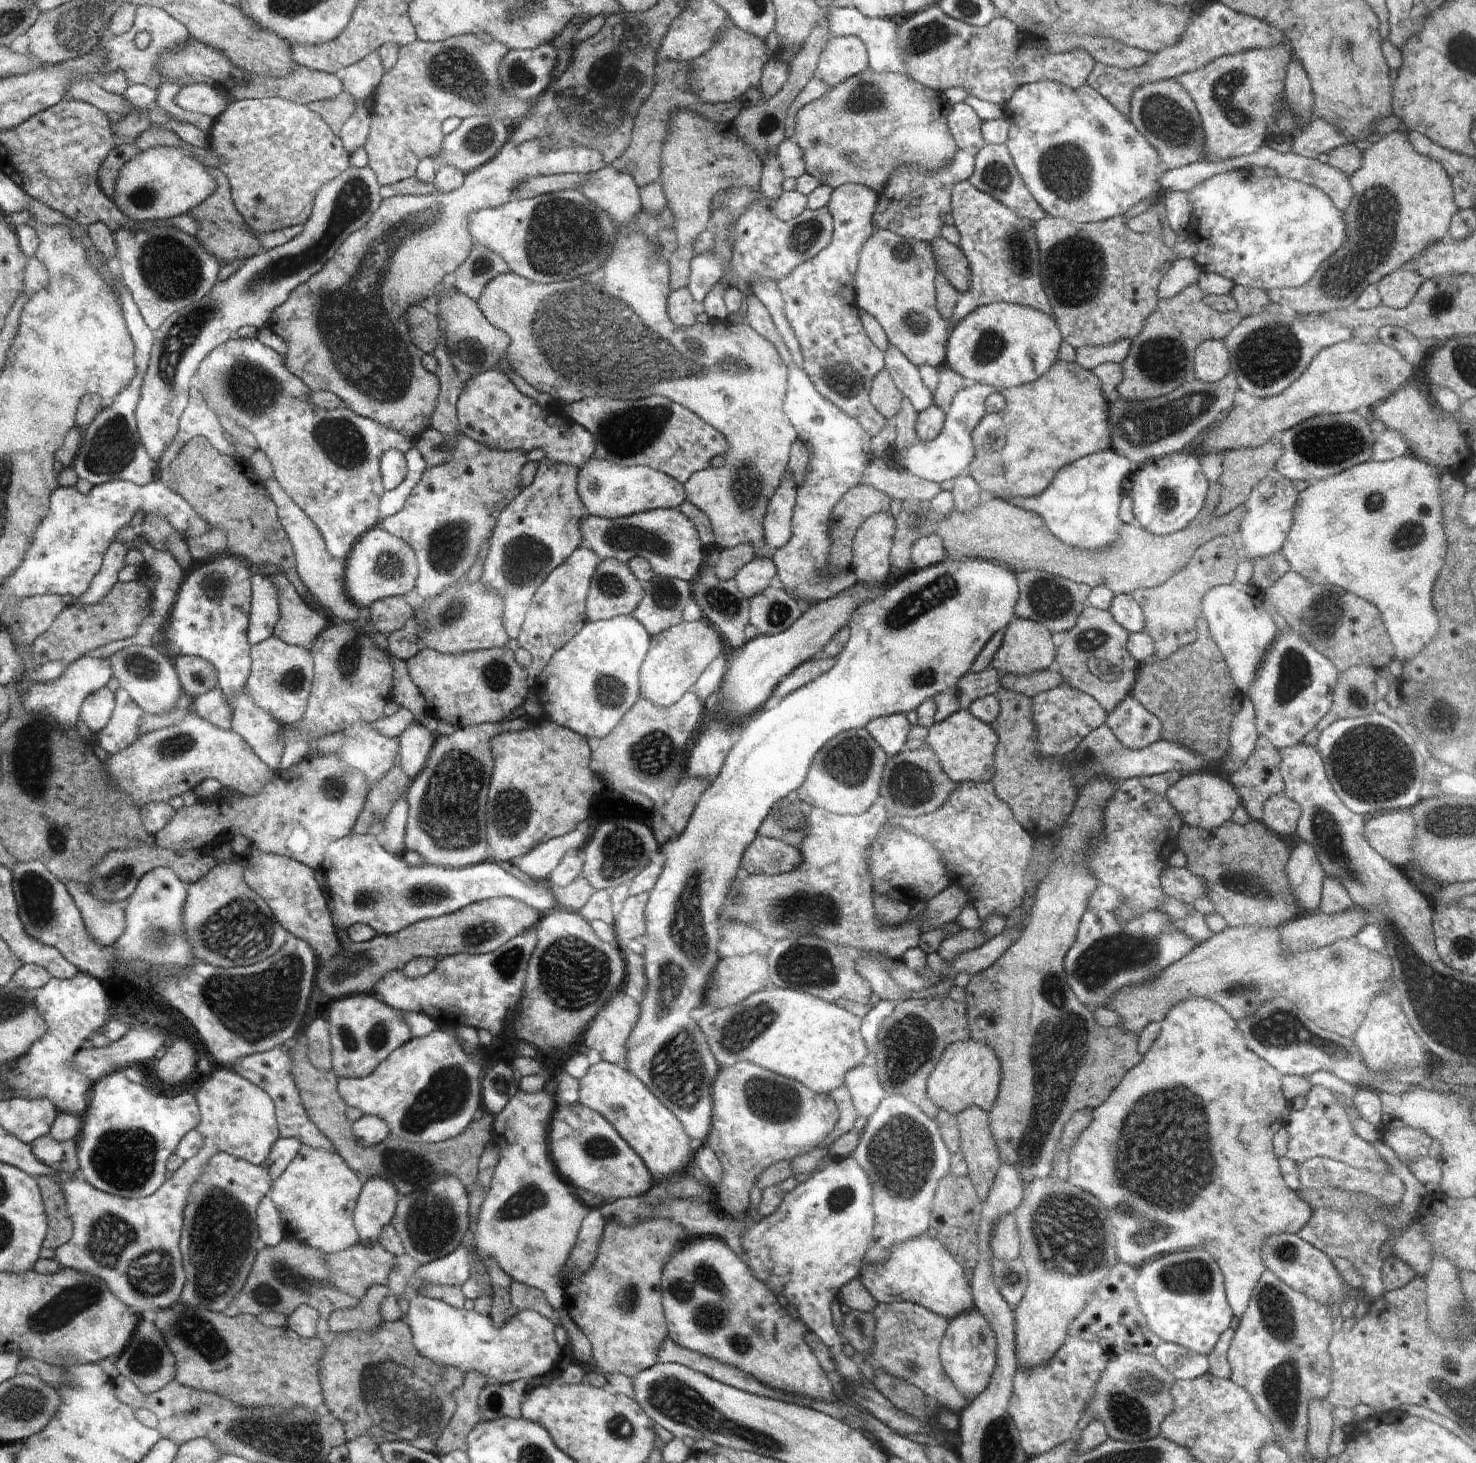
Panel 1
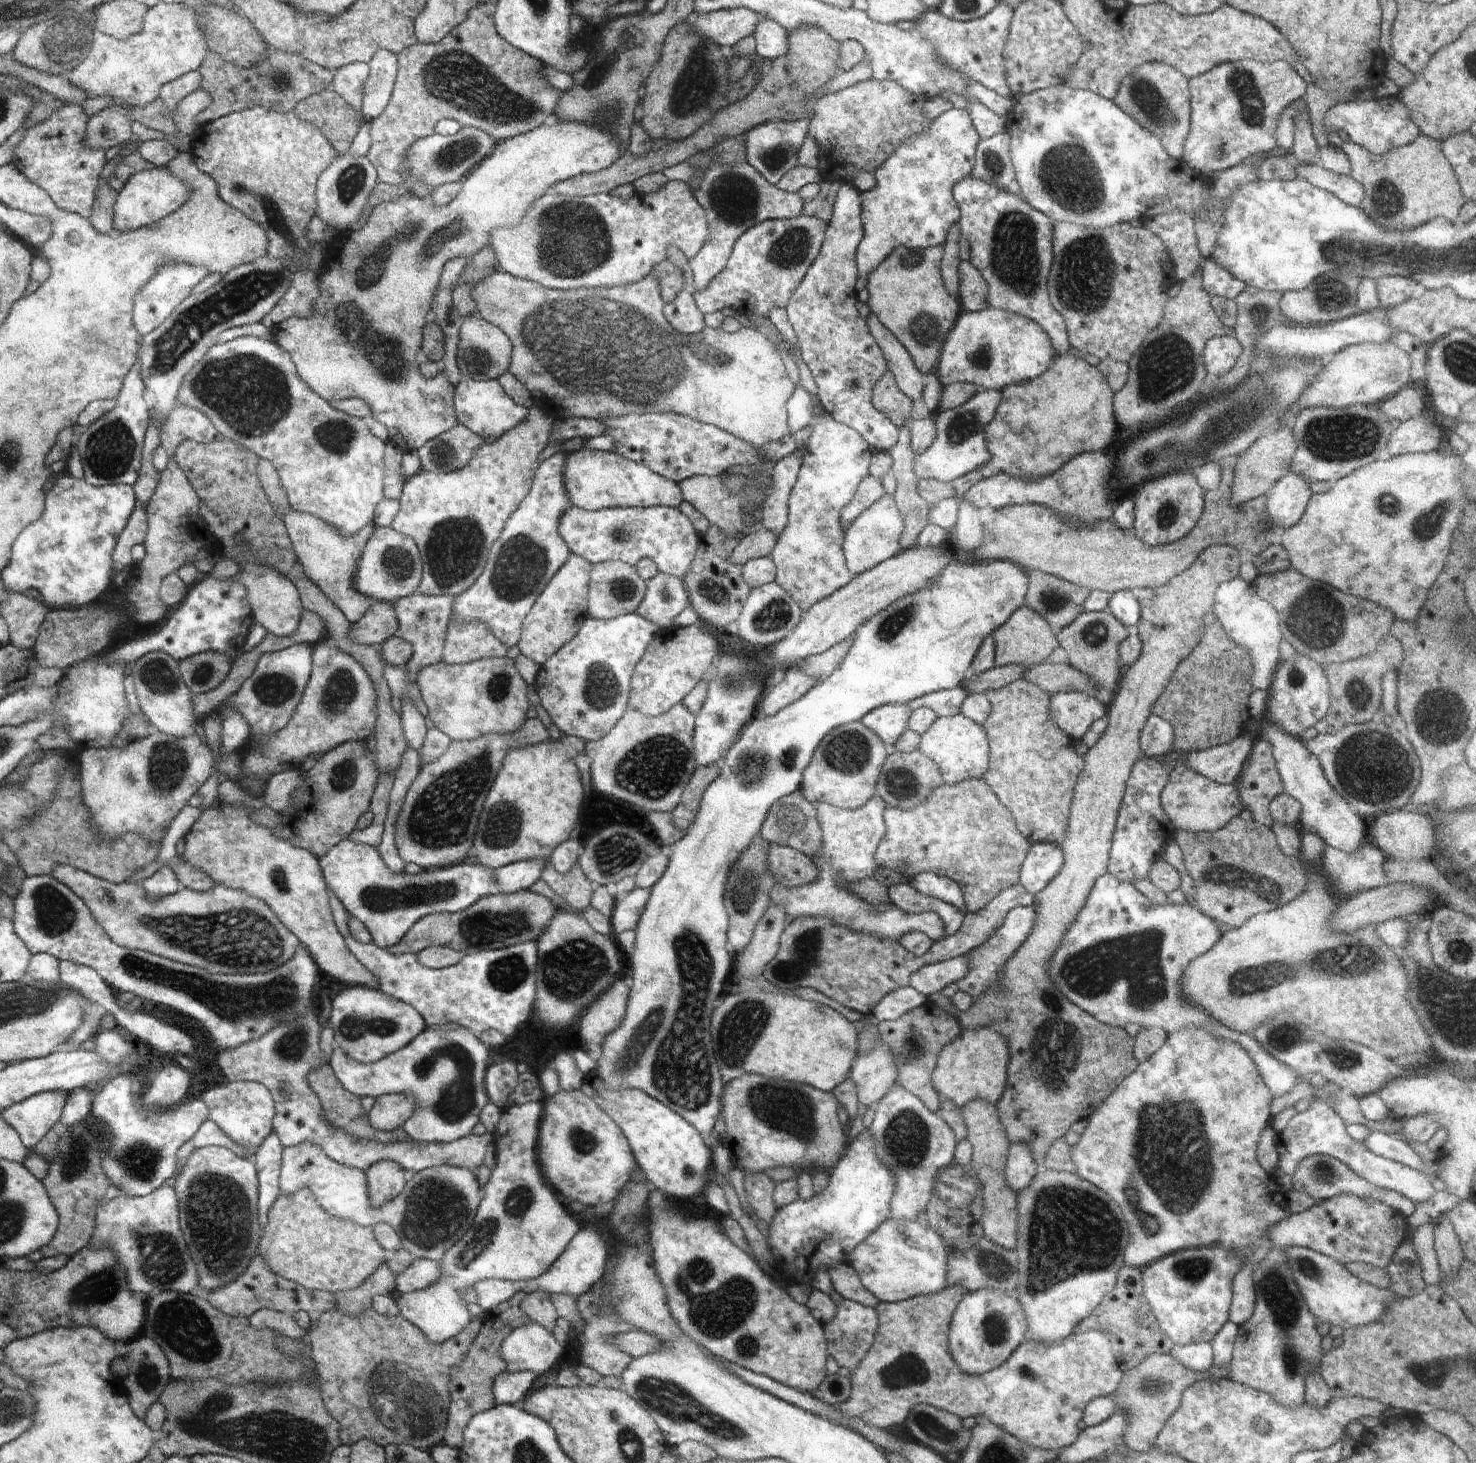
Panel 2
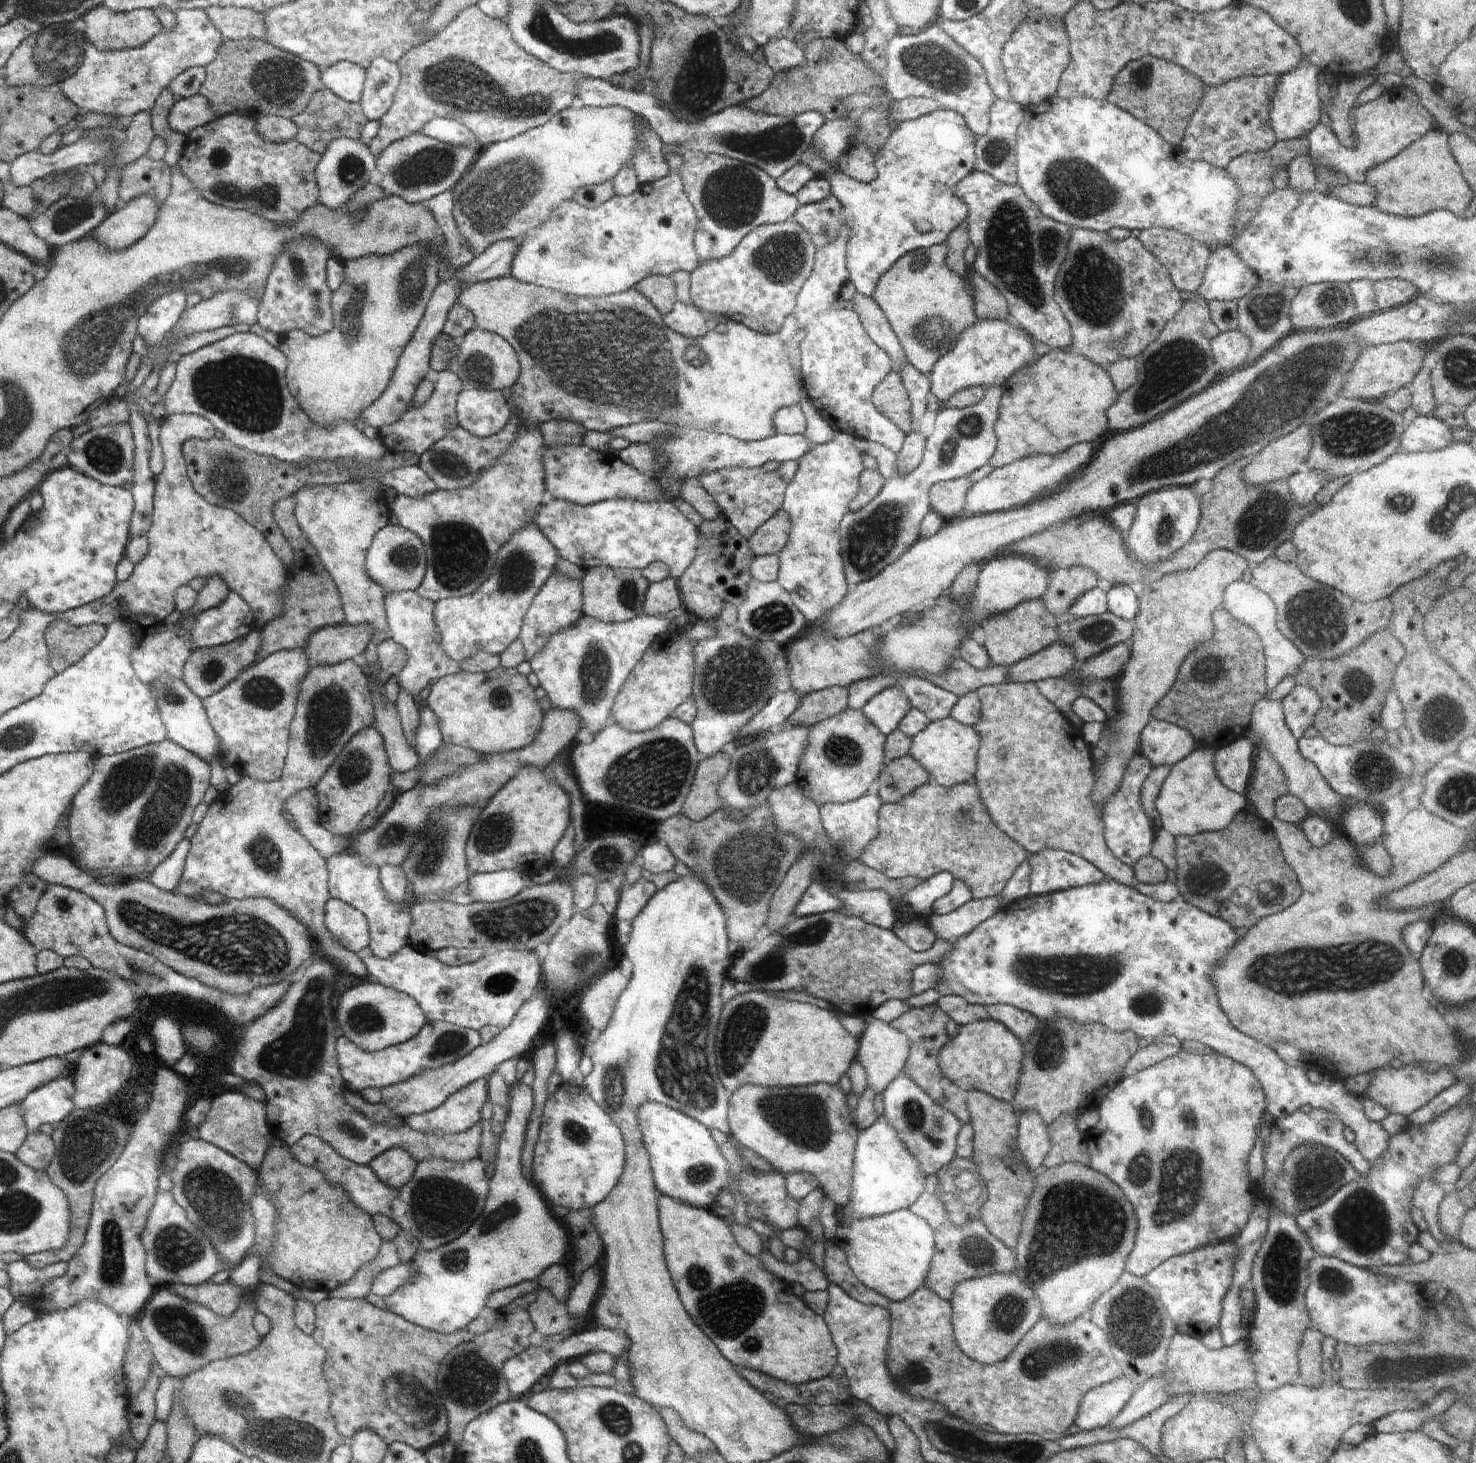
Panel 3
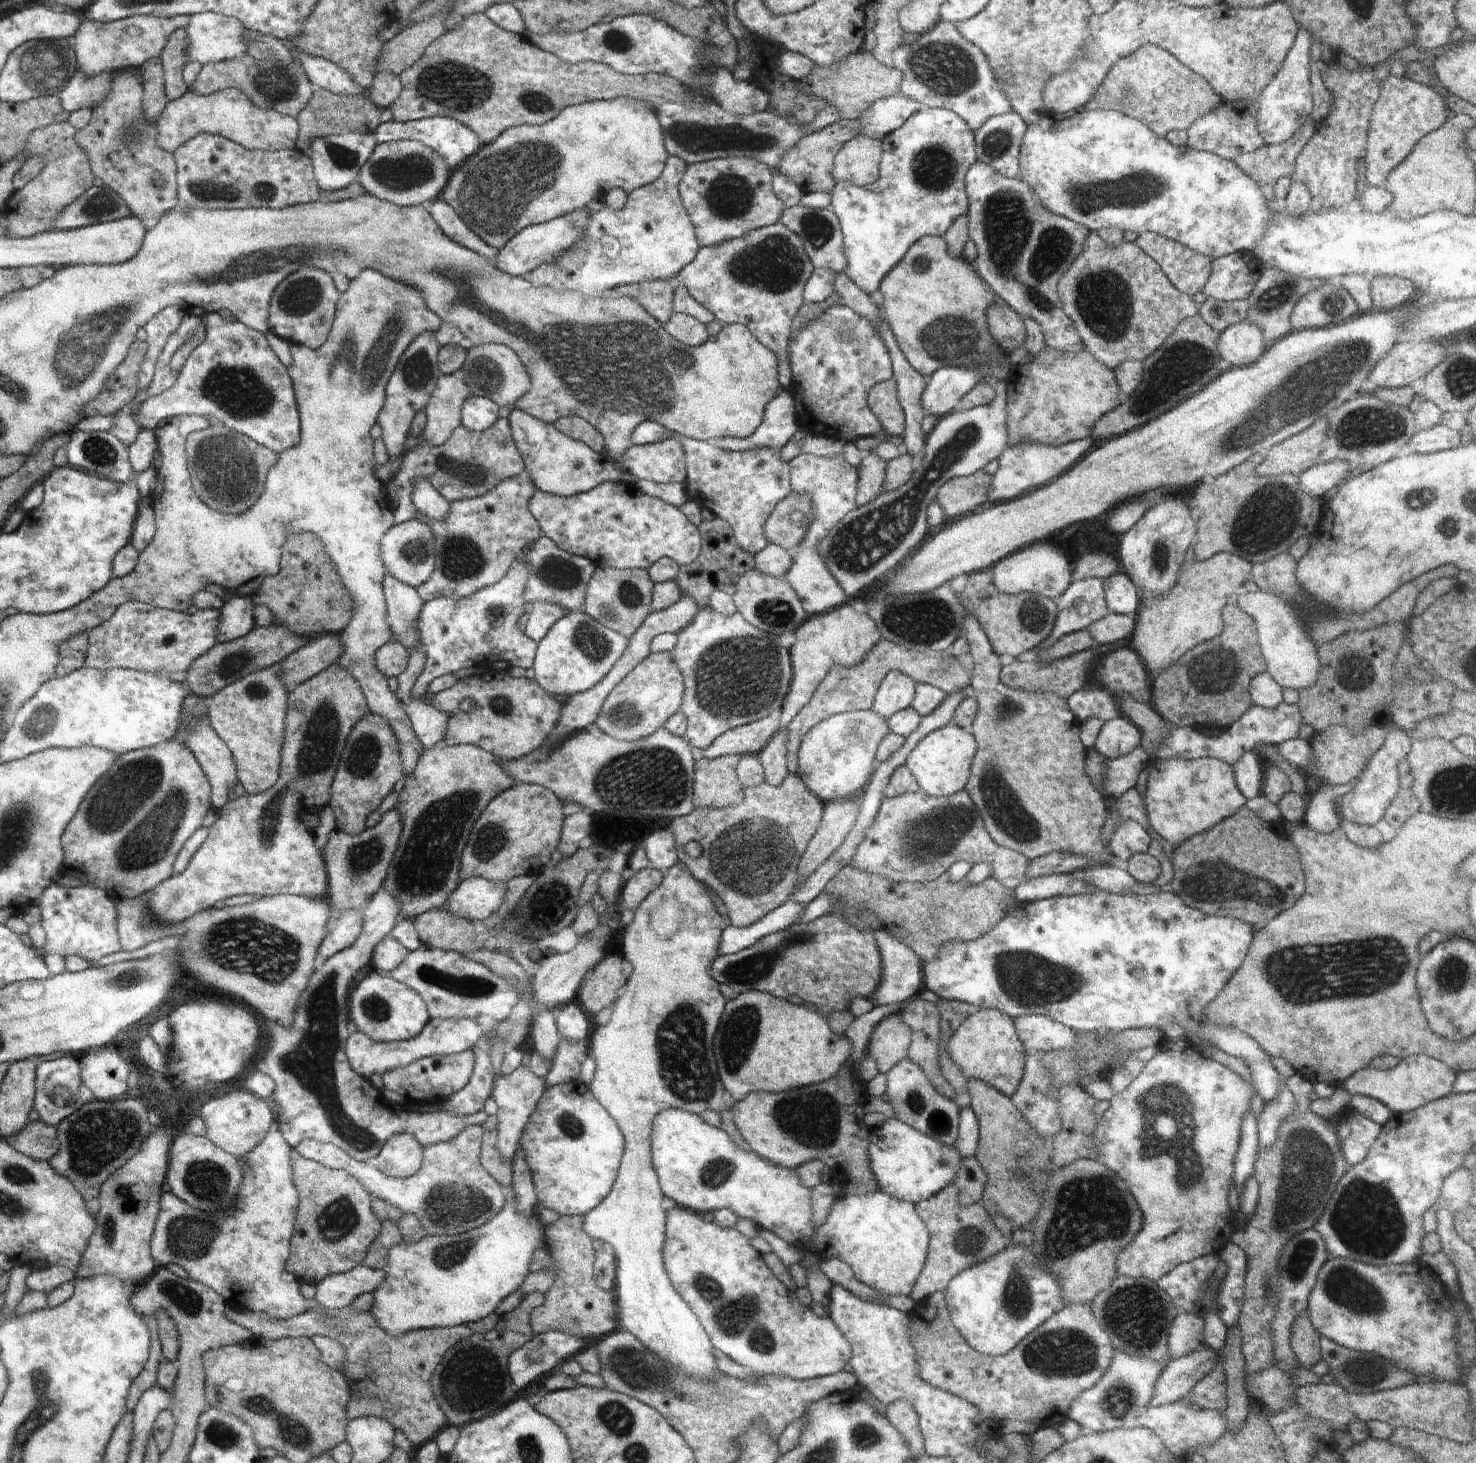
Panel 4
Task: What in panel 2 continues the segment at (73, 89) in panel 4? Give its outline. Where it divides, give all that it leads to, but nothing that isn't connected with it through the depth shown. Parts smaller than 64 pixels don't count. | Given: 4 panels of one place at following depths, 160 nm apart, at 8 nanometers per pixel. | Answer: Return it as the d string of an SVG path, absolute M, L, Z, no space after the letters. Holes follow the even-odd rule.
M162 3L150 7L143 20L143 31L133 37L118 40L104 33L93 33L92 48L86 58L72 70L62 73L74 86L80 87L96 96L112 96L109 106L124 105L125 107L145 107L159 97L162 85L177 79L190 71L198 71L209 51L204 27L199 23L200 14L184 3Z

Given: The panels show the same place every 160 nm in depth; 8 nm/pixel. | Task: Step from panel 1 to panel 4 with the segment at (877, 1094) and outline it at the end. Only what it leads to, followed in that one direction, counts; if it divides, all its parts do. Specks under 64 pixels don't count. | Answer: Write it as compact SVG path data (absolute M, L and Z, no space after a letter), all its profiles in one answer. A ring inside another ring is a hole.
M897 1014L886 1015L874 1027L867 1048L880 1073L886 1074L898 1061L908 1057L911 1034L912 1029Z

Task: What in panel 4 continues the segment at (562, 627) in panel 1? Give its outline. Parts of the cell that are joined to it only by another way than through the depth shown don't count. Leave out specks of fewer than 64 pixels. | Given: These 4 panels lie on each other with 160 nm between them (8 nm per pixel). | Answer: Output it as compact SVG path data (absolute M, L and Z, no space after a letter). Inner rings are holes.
M546 601L532 603L528 609L530 617L524 628L524 632L528 638L531 638L537 644L546 636L550 627L568 612L561 606L547 603Z

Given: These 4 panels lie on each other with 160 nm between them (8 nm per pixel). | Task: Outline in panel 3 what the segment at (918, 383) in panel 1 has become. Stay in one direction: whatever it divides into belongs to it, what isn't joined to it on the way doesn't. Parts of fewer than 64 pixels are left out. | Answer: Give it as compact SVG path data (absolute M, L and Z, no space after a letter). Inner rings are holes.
M856 291L852 298L852 310L858 314L862 327L870 339L890 356L894 370L898 372L898 367L902 366L902 362L907 361L906 354L886 320L886 316L878 308L878 304L871 297L863 296Z

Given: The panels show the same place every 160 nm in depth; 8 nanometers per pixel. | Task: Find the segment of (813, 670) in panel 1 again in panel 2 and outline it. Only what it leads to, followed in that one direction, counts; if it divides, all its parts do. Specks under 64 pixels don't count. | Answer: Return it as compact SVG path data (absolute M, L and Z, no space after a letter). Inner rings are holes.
M790 666L782 680L774 680L773 686L766 691L758 702L758 715L762 717L774 716L779 710L786 708L805 695L818 680L807 675L802 668Z

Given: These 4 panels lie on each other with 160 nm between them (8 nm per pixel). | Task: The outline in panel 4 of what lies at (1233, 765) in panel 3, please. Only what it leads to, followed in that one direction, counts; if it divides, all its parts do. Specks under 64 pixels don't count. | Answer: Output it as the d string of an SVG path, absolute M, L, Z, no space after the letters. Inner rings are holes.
M1245 752L1232 767L1235 783L1240 792L1252 800L1261 794L1265 761L1258 758L1254 752Z

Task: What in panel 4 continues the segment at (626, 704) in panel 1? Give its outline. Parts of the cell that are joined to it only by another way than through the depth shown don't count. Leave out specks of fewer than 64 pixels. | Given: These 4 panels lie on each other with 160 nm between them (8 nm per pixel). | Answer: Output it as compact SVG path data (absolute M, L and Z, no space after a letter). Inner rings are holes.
M568 611L538 643L533 660L535 681L552 696L584 692L606 676L625 653L629 638L582 611Z

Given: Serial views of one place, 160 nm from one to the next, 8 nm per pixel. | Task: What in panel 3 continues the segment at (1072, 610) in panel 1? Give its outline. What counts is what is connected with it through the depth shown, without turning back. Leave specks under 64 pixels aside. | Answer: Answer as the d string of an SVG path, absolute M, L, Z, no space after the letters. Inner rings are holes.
M1086 568L1050 571L1046 590L1040 596L1040 602L1054 616L1069 612L1070 606L1082 597L1082 594L1093 590L1098 585L1098 578Z

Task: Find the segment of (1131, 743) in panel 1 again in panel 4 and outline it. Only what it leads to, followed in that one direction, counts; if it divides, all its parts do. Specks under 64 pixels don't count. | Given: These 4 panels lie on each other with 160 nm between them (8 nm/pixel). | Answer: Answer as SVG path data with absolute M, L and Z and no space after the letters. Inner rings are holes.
M1282 701L1272 710L1253 703L1232 726L1217 737L1207 737L1200 730L1192 727L1172 726L1165 744L1154 756L1156 760L1168 757L1182 757L1183 759L1199 759L1208 757L1218 759L1233 767L1237 760L1245 753L1254 750L1256 746L1276 744L1298 737L1298 730L1303 724L1303 718L1298 705L1291 705Z

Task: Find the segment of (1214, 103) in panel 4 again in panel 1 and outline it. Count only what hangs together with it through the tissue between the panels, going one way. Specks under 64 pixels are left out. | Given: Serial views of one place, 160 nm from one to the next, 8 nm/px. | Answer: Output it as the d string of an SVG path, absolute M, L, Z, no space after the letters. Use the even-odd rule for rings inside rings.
M1174 80L1150 82L1134 90L1131 98L1132 125L1148 140L1167 169L1178 169L1202 161L1204 158L1204 130L1202 120L1188 92Z

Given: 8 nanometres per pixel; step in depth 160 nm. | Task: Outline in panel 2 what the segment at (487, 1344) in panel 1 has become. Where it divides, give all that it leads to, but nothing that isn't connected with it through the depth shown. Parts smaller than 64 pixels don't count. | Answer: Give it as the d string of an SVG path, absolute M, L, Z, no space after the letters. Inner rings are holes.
M530 1101L527 1103L522 1103L519 1105L507 1104L506 1107L501 1111L500 1120L498 1121L498 1128L492 1133L493 1140L492 1142L495 1144L496 1149L496 1167L491 1172L490 1178L482 1188L482 1200L480 1201L479 1207L477 1208L474 1222L472 1226L464 1233L464 1236L457 1240L444 1255L441 1261L439 1261L439 1265L442 1271L440 1278L434 1282L434 1284L430 1284L426 1288L422 1290L412 1291L409 1293L398 1293L395 1292L392 1294L392 1298L395 1300L395 1303L398 1305L400 1315L402 1315L408 1322L411 1322L414 1326L417 1326L422 1333L426 1335L426 1338L430 1342L440 1344L441 1342L450 1340L453 1336L456 1336L458 1333L461 1333L470 1322L470 1314L468 1312L467 1302L463 1299L463 1292L470 1287L474 1287L477 1282L480 1282L484 1279L500 1279L501 1281L525 1281L536 1278L541 1274L544 1274L552 1263L566 1250L568 1243L576 1236L576 1233L582 1227L582 1221L572 1214L570 1210L564 1208L564 1206L558 1200L558 1194L554 1192L554 1188L552 1188L551 1184L546 1182L546 1178L542 1176L542 1172L540 1172L540 1168L538 1168L538 1162L536 1162L536 1154L537 1154L537 1140L539 1135L539 1124L541 1123L541 1119L543 1116L543 1103L542 1101ZM527 1323L503 1340L500 1356L511 1373L530 1371L537 1376L547 1372L562 1356L563 1344L538 1323Z

